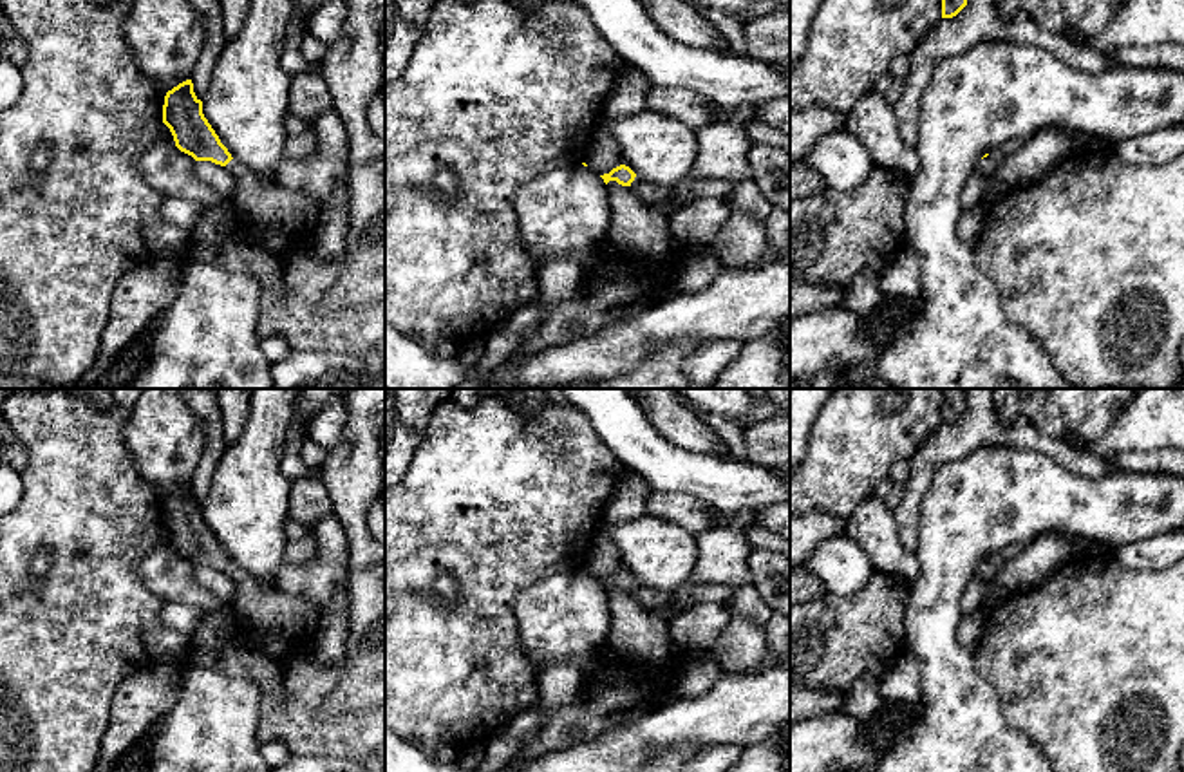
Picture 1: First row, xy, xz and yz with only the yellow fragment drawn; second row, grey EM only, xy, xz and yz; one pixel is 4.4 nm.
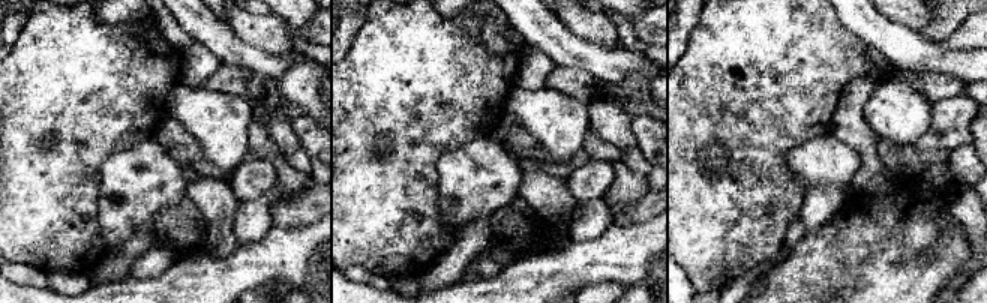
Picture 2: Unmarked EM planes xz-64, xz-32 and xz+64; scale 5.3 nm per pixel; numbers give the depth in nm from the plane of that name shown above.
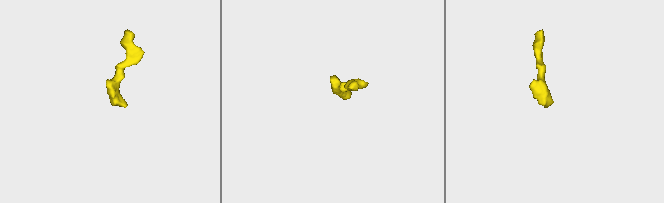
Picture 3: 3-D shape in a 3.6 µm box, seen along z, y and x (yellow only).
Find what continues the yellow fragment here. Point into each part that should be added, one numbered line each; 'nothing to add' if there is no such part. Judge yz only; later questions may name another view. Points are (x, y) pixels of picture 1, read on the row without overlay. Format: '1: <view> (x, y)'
1: yz (987, 570)

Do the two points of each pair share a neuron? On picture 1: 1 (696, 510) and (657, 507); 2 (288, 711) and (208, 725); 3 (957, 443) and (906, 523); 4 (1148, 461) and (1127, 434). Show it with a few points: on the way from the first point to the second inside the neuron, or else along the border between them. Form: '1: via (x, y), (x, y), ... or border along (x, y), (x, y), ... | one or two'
1: via (687, 510), (666, 507) | one
2: border along (243, 677), (259, 689), (261, 743) | two
3: via (935, 460), (920, 474), (910, 501) | one
4: border along (1165, 447), (1119, 451), (1108, 458) | two

